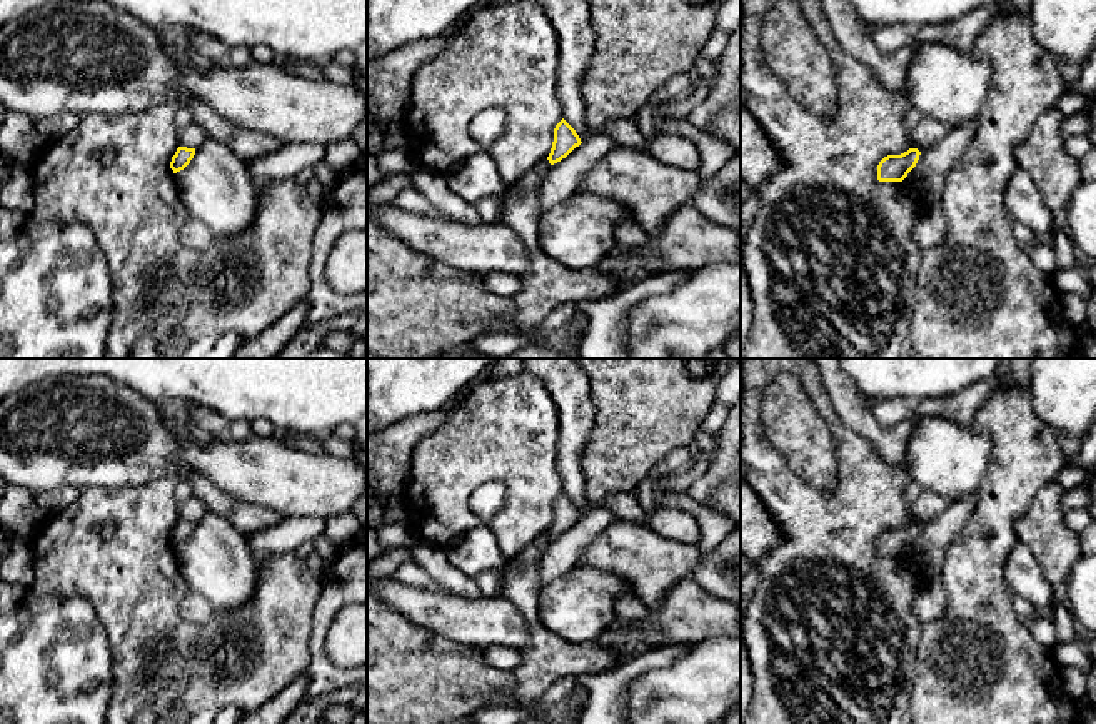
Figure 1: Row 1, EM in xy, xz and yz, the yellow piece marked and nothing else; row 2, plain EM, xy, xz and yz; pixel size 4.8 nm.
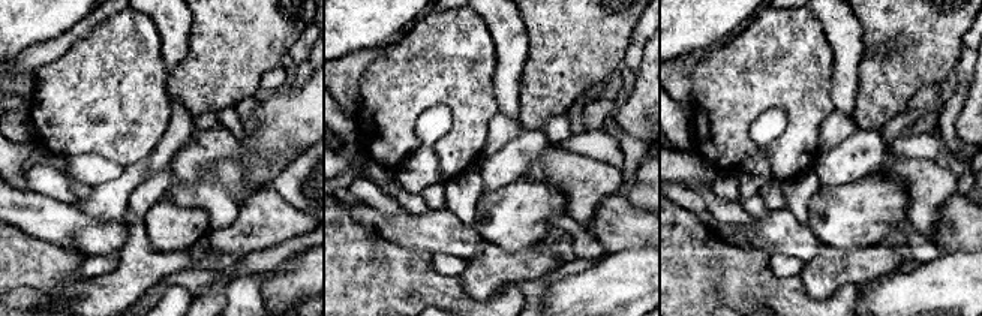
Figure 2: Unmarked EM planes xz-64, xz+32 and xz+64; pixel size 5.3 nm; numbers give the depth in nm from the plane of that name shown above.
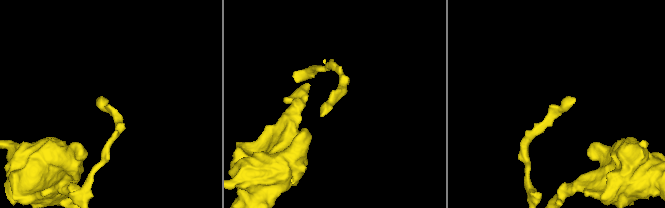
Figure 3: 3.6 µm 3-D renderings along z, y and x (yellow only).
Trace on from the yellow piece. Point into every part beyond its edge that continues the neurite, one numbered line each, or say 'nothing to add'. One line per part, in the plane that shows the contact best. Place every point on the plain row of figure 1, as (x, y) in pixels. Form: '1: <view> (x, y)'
nothing to add

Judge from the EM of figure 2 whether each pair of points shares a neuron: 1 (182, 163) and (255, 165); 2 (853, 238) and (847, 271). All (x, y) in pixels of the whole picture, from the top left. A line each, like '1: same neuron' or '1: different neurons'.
1: same neuron
2: different neurons

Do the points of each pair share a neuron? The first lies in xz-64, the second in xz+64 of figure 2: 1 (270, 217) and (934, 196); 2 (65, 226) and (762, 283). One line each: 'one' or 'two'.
1: two
2: two

